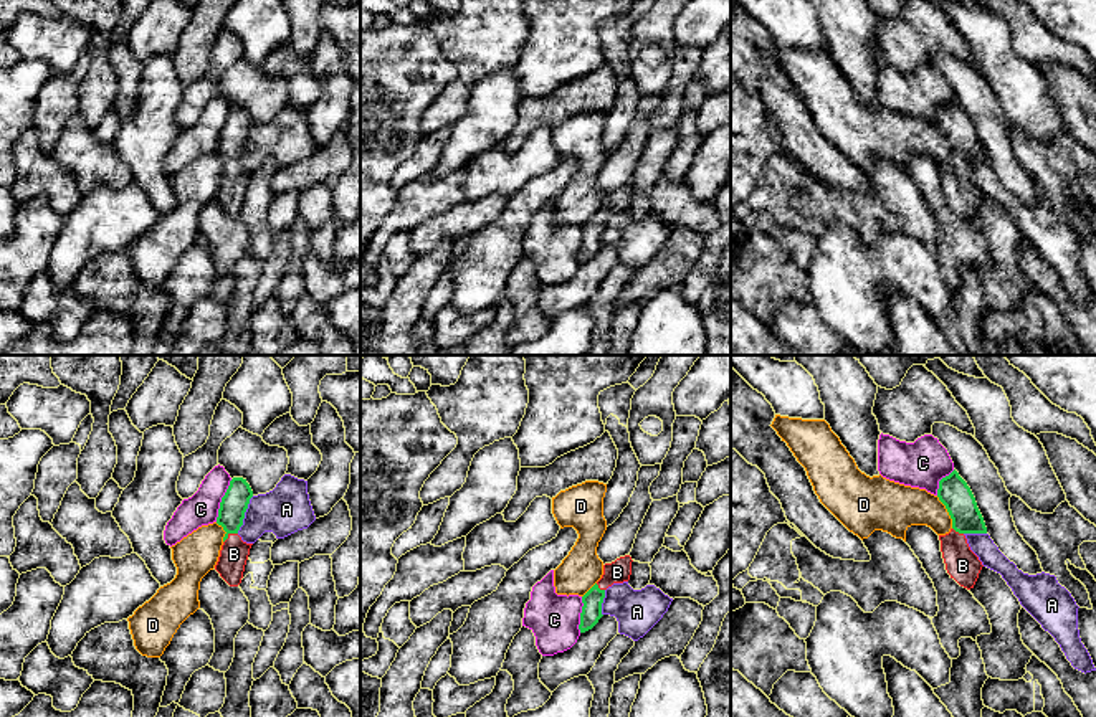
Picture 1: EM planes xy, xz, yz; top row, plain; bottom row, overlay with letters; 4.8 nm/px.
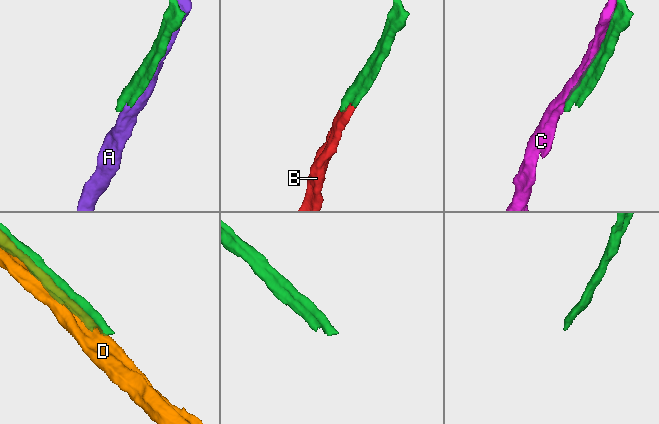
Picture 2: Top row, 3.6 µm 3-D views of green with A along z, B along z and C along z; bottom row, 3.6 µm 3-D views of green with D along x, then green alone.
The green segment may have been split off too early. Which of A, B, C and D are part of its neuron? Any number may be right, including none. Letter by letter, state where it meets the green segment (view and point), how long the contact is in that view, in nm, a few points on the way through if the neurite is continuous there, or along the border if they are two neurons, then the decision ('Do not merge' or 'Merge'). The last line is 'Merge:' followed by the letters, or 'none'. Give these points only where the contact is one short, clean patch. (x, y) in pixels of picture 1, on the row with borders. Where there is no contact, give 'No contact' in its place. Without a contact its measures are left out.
A: Touches green at xy (243, 514). Shared border 200 nm. Do not merge
B: Touches green at xy (227, 536). Shared border 90 nm. Path across: xy (233, 504), (227, 536), (233, 554). Merge
C: Touches green at xy (222, 501). Shared border 220 nm. Do not merge
D: Touches green at yz (948, 511). Shared border 180 nm. Do not merge
Merge: B

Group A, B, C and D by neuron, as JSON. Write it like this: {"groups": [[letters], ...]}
{"groups": [["A"], ["B"], ["C"], ["D"]]}

